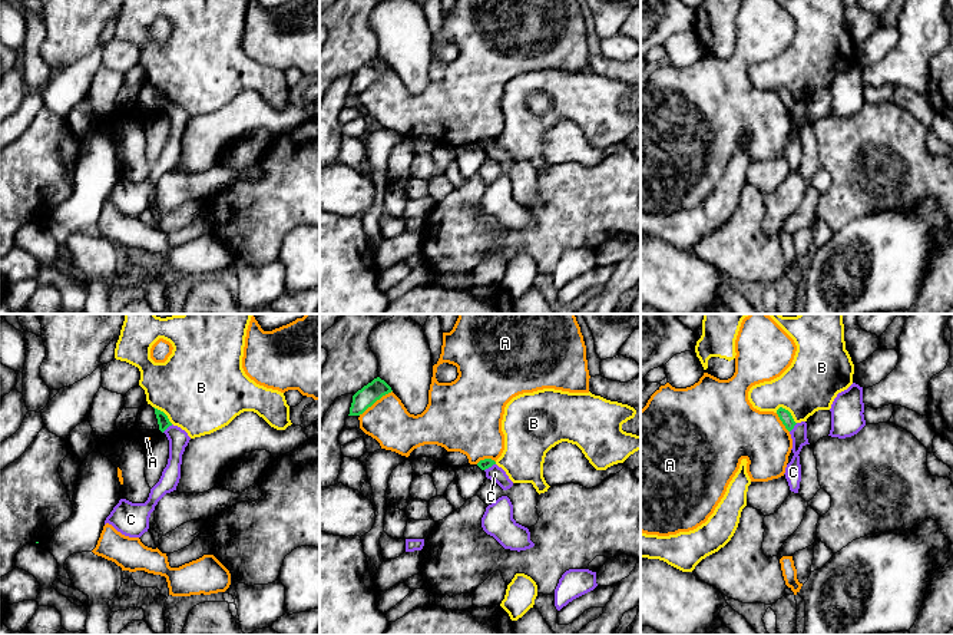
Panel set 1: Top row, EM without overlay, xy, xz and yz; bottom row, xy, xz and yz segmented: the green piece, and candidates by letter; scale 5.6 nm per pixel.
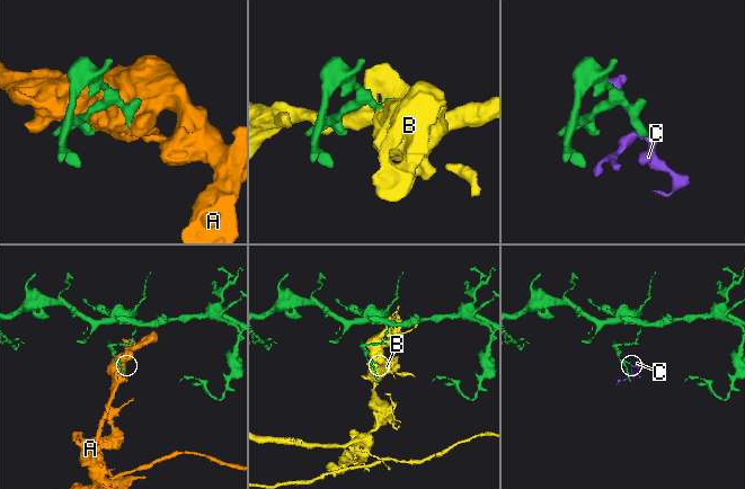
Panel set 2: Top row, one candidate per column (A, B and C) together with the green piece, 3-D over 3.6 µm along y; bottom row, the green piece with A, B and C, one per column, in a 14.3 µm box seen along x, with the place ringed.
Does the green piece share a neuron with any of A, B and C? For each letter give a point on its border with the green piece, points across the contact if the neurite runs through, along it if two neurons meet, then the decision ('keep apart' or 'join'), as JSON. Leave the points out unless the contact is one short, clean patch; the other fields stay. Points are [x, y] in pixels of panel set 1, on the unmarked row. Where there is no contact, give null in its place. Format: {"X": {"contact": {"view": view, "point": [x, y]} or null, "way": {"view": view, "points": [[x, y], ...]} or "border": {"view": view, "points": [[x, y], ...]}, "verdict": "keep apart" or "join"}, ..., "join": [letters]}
{"A": {"contact": {"view": "xz", "point": [374, 80]}, "verdict": "keep apart"}, "B": {"contact": {"view": "yz", "point": [788, 91]}, "verdict": "keep apart"}, "C": {"contact": {"view": "xz", "point": [489, 145]}, "border": {"view": "xz", "points": [[495, 142], [485, 149]]}, "verdict": "keep apart"}, "join": []}

